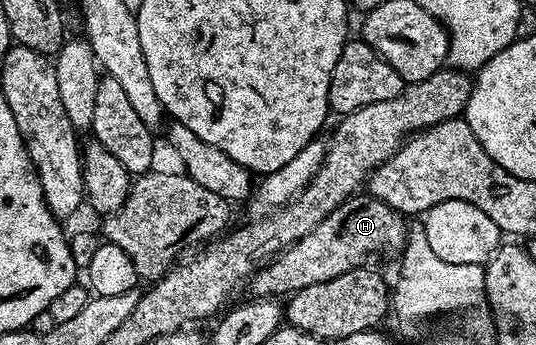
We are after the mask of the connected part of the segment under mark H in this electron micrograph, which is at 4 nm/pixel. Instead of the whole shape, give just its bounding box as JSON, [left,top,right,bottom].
[250,192,409,299]

